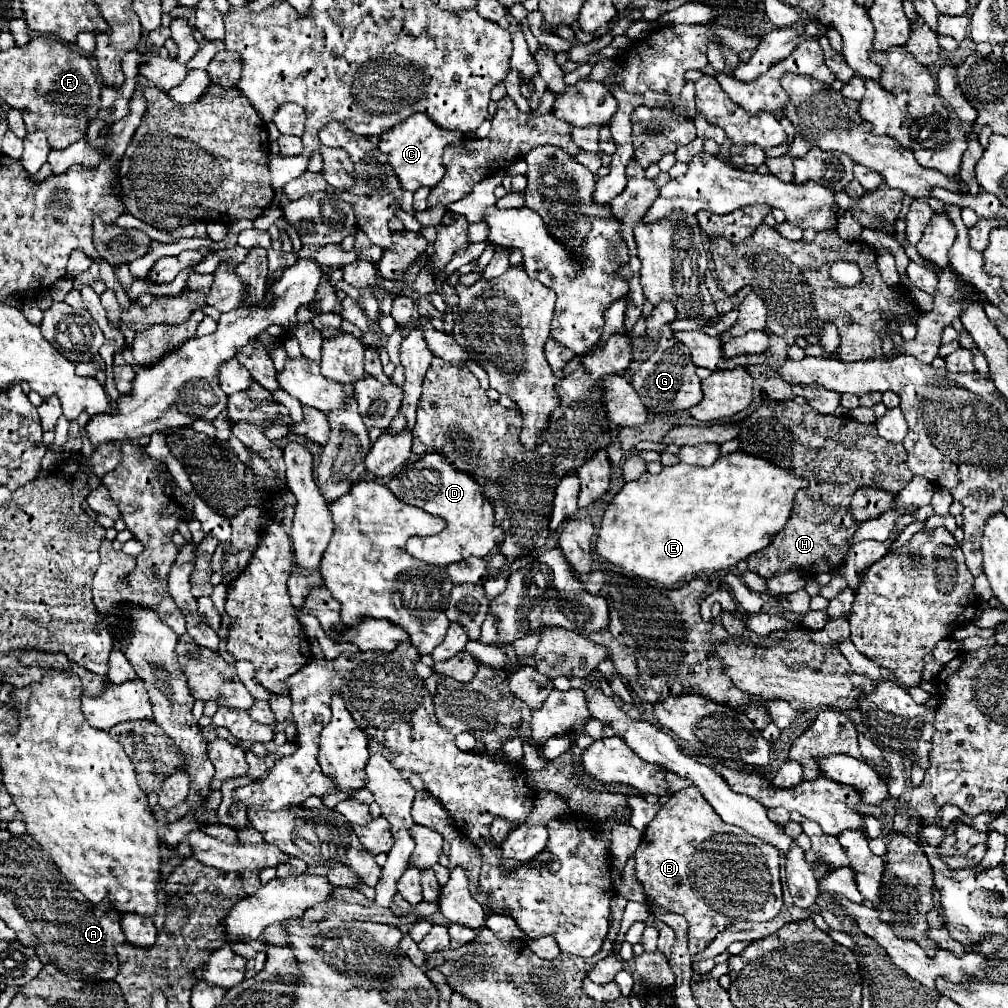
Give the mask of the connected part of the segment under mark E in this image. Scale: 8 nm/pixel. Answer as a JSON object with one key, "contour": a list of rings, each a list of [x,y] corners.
{"contour":[[[736,450],[720,456],[712,466],[688,466],[674,464],[664,468],[658,476],[644,474],[636,482],[626,482],[622,490],[606,506],[600,536],[596,540],[596,552],[620,566],[624,572],[636,574],[646,580],[654,580],[672,588],[680,578],[698,574],[702,570],[728,570],[750,554],[760,552],[772,544],[772,538],[786,526],[794,494],[806,488],[808,482],[776,466],[764,458]]]}

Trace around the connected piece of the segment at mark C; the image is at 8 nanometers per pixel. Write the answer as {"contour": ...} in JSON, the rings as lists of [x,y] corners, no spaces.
{"contour":[[[412,114],[408,116],[404,122],[396,124],[392,130],[384,132],[380,136],[378,148],[380,152],[388,154],[388,164],[392,166],[394,174],[398,176],[398,182],[404,190],[416,192],[420,186],[436,186],[442,176],[444,176],[444,168],[442,168],[442,152],[448,144],[458,142],[462,138],[460,132],[452,132],[452,130],[444,130],[438,128],[436,124],[432,124],[432,120],[426,120],[426,116],[422,114]]]}

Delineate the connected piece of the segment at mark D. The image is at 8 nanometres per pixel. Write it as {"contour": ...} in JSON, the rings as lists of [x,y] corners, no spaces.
{"contour":[[[436,452],[426,454],[416,462],[408,462],[406,470],[394,474],[394,478],[388,482],[388,488],[402,502],[418,506],[428,514],[436,514],[448,522],[448,528],[444,528],[444,532],[436,536],[408,540],[406,550],[416,560],[446,566],[468,556],[486,558],[504,540],[504,530],[500,526],[494,526],[494,508],[482,494],[482,484],[472,480],[472,476],[468,476],[466,472],[454,468],[454,464],[438,456]]]}

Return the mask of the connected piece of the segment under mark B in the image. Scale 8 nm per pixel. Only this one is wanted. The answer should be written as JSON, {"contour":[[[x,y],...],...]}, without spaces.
{"contour":[[[696,786],[682,788],[670,796],[670,800],[660,808],[656,818],[644,830],[642,842],[634,852],[636,876],[644,886],[644,894],[654,908],[664,908],[674,914],[682,914],[688,920],[690,930],[690,954],[702,952],[718,932],[736,922],[766,922],[772,920],[782,908],[782,886],[780,886],[780,854],[776,848],[760,842],[738,826],[722,822],[712,810],[706,798]]]}

